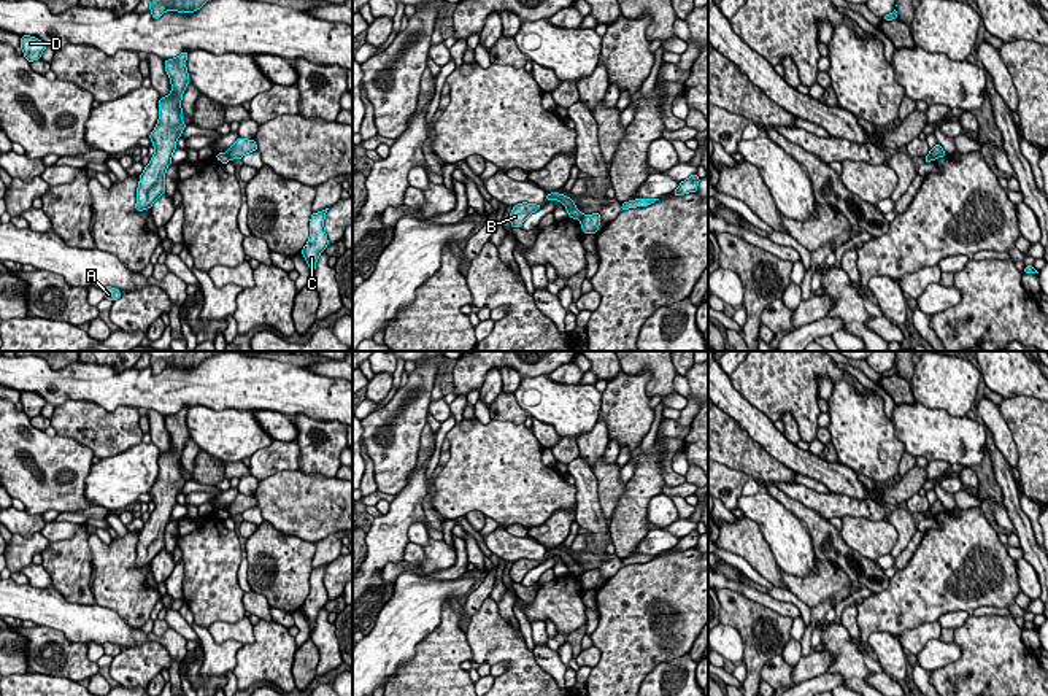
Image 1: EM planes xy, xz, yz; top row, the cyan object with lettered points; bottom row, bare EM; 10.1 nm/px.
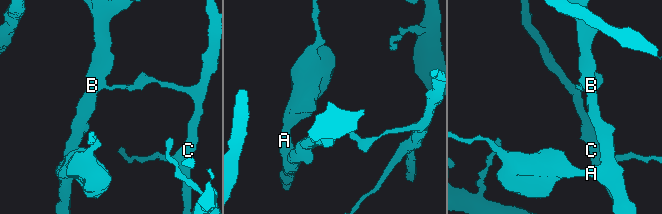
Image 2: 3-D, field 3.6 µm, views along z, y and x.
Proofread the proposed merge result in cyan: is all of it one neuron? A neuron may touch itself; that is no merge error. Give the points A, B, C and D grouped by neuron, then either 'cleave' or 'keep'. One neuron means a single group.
A B / C D | cleave

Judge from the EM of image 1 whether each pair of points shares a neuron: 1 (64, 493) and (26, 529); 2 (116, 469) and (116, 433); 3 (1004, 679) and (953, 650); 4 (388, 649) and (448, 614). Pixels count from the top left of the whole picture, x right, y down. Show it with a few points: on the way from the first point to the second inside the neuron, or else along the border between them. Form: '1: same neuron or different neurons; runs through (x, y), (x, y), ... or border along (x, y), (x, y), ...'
1: different neurons; border along (24, 510), (42, 515)
2: different neurons; border along (142, 440), (100, 460)
3: different neurons; border along (956, 642), (961, 655), (931, 672)
4: different neurons; border along (450, 601), (442, 609), (442, 620), (416, 644)

